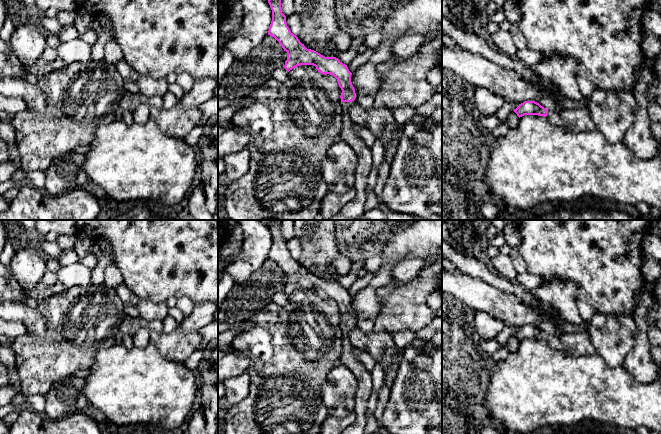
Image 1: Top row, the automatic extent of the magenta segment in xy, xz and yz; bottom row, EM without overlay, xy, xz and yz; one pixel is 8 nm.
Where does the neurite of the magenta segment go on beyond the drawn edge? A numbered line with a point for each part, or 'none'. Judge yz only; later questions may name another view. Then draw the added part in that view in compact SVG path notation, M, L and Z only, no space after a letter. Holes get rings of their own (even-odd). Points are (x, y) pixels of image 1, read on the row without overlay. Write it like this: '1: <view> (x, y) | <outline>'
1: yz (578, 344) | M585 329L575 334L563 333L561 337L548 334L546 343L556 351L568 352L574 356L590 355L596 352L590 335Z

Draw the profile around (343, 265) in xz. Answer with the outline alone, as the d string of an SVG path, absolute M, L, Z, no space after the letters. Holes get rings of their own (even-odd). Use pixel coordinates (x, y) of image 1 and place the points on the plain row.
M340 253L337 258L332 261L332 266L342 277L350 273L353 266L353 261L349 257L346 257Z

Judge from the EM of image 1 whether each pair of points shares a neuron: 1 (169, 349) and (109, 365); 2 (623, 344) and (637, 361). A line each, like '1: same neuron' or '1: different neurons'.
1: different neurons
2: different neurons

